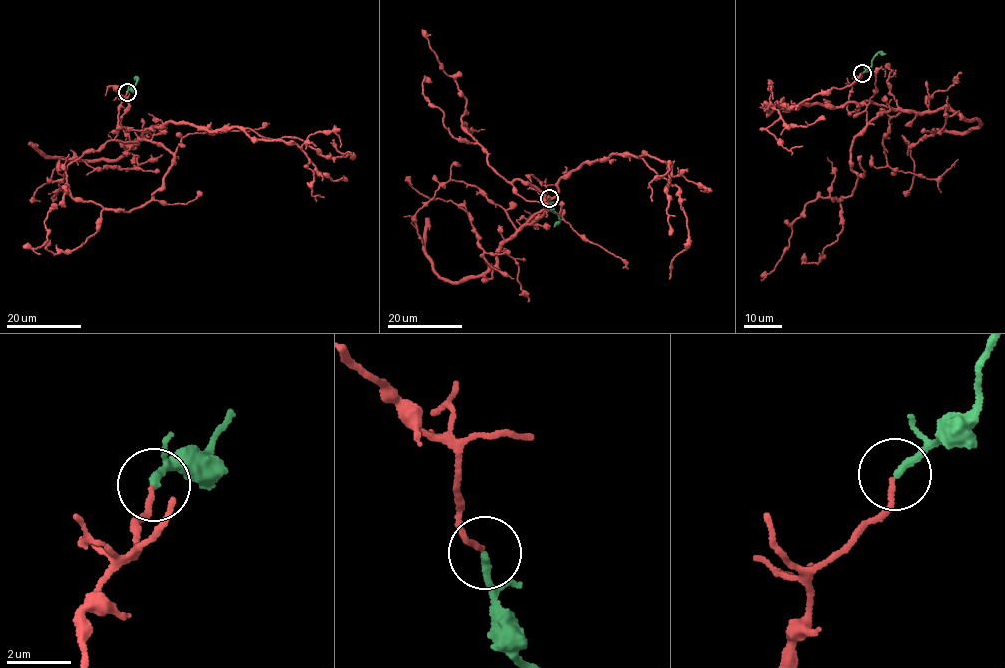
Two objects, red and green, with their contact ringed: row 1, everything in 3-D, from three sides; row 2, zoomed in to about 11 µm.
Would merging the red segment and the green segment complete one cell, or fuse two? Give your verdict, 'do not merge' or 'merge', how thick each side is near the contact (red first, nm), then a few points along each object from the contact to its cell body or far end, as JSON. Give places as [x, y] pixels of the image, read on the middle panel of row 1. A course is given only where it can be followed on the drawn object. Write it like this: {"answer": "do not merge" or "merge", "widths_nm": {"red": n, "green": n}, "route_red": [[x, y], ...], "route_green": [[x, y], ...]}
{"answer": "merge", "widths_nm": {"red": 150, "green": 240}, "route_red": [[549, 198], [530, 174], [547, 201], [528, 224], [544, 197], [489, 164], [422, 30]], "route_green": [[549, 198], [551, 209], [560, 218], [554, 226]]}

